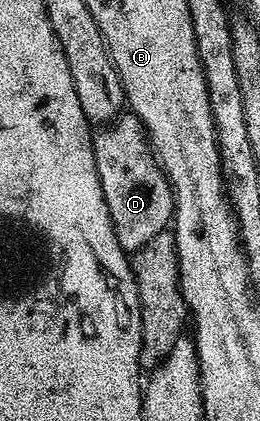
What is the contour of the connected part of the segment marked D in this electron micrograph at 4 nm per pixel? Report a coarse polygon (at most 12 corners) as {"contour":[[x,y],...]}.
{"contour":[[143,121],[92,137],[117,240],[139,250],[172,225],[175,194]]}

